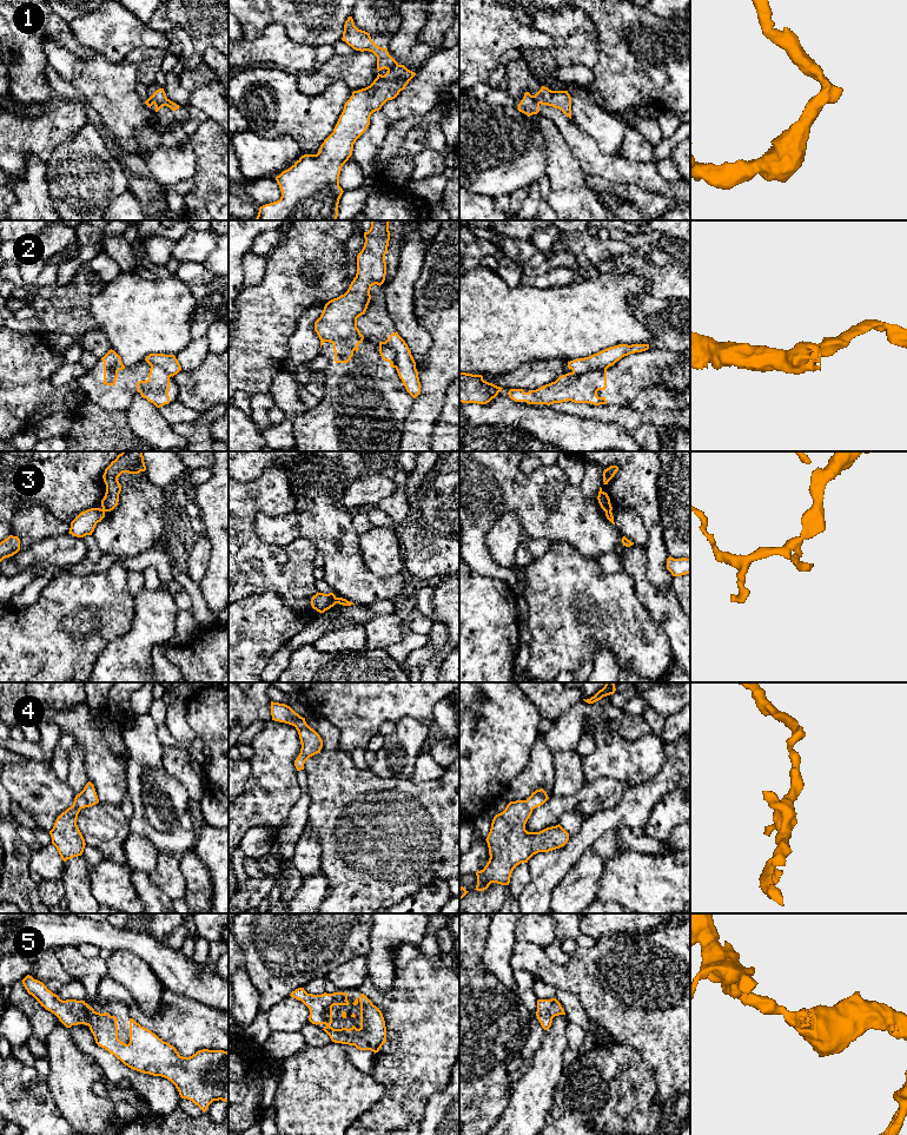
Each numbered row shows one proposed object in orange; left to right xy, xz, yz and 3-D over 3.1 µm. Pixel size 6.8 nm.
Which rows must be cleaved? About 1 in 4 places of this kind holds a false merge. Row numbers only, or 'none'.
1, 2, 3

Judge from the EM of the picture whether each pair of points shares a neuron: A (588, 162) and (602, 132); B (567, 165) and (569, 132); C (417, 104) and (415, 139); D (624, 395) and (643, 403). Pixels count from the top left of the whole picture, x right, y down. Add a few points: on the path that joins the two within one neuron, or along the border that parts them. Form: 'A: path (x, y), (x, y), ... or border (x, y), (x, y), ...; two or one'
A: border (576, 125), (587, 132), (603, 152), (617, 154); two
B: border (553, 123), (570, 153), (583, 170); two
C: border (438, 104), (423, 117); two
D: border (657, 384), (646, 387), (628, 404); two

